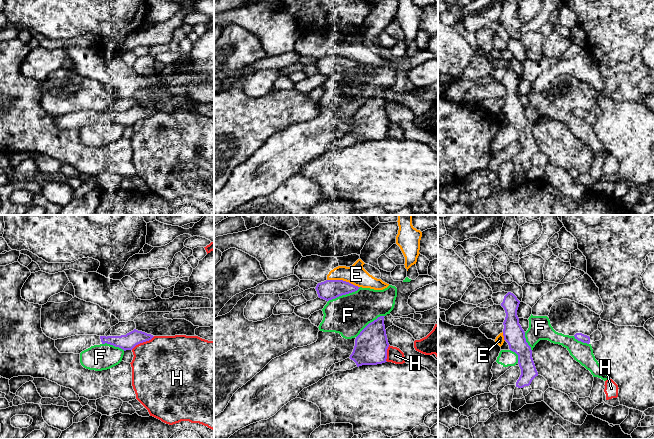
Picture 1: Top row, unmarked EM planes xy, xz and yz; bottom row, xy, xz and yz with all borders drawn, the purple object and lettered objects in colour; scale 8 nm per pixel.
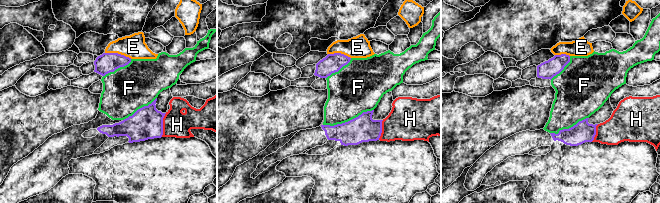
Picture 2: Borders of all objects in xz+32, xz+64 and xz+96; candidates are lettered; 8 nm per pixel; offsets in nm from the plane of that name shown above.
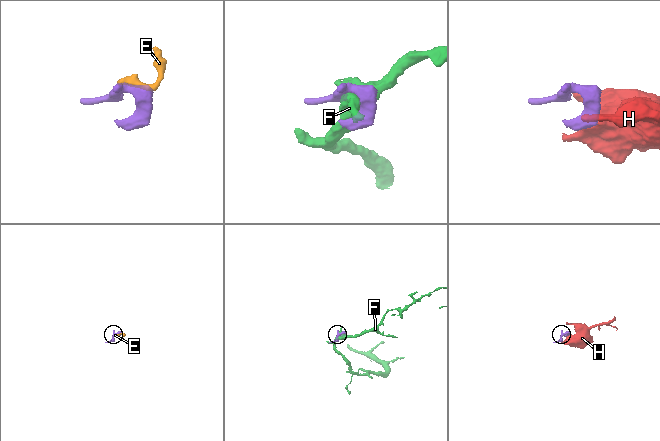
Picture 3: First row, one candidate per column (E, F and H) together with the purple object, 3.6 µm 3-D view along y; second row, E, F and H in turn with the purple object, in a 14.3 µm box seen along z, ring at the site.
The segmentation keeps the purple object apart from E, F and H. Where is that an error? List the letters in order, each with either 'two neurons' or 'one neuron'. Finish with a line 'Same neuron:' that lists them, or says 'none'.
E: two neurons
F: two neurons
H: two neurons
Same neuron: none

